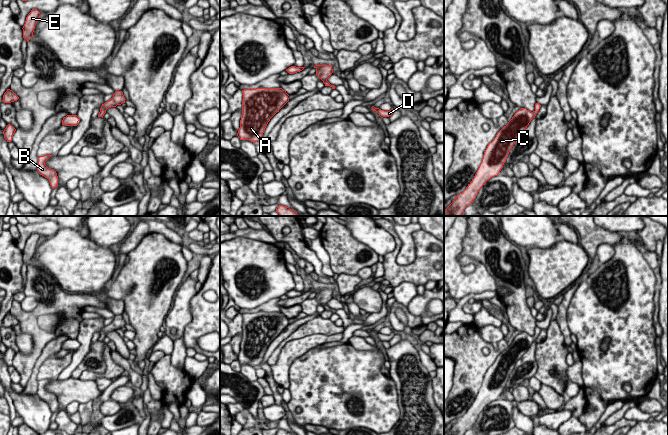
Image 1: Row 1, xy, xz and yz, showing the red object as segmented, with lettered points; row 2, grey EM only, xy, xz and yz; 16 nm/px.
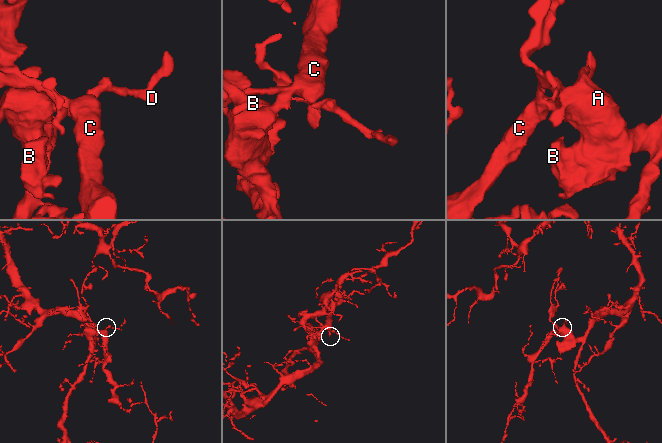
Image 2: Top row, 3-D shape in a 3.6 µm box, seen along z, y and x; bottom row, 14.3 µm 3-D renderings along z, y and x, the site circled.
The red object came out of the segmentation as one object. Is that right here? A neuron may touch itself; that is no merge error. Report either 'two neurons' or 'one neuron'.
one neuron

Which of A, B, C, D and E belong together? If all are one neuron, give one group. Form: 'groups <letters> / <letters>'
groups A B C D E

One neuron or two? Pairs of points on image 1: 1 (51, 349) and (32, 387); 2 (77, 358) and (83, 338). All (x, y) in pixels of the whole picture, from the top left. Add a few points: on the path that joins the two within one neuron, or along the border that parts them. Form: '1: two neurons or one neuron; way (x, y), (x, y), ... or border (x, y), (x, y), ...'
1: one neuron; way (42, 358), (35, 368), (33, 378)
2: one neuron; way (80, 353), (83, 350), (83, 343)

